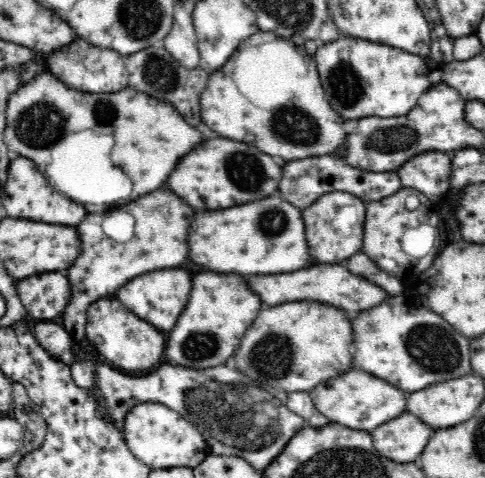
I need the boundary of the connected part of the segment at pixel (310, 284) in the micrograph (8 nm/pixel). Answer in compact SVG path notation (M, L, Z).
M312 264L312 268L304 268L300 272L290 272L284 276L250 276L248 278L252 290L262 298L262 302L276 306L282 302L294 302L294 300L312 300L312 302L324 302L329 306L344 308L348 312L358 314L362 310L371 310L382 305L390 296L386 290L370 284L366 278L360 278L346 270L340 264Z

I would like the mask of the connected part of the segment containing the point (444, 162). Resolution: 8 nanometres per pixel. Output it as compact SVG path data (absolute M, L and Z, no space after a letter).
M440 151L422 152L396 171L403 187L416 189L429 199L440 201L450 192L452 155Z

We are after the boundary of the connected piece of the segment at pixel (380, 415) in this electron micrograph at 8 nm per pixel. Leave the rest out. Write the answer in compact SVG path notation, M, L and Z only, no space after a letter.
M353 368L336 378L326 380L308 393L310 393L316 408L331 423L356 430L374 430L380 424L396 418L398 414L402 414L406 410L406 396L400 388L358 368Z

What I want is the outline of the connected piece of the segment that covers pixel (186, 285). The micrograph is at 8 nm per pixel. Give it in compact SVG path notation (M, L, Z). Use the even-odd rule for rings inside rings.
M166 268L166 270L158 270L158 272L146 272L144 276L130 280L114 296L118 296L118 301L124 304L124 307L135 316L144 318L145 322L160 330L172 330L188 302L190 288L192 288L192 278L188 272L176 270L176 268Z

